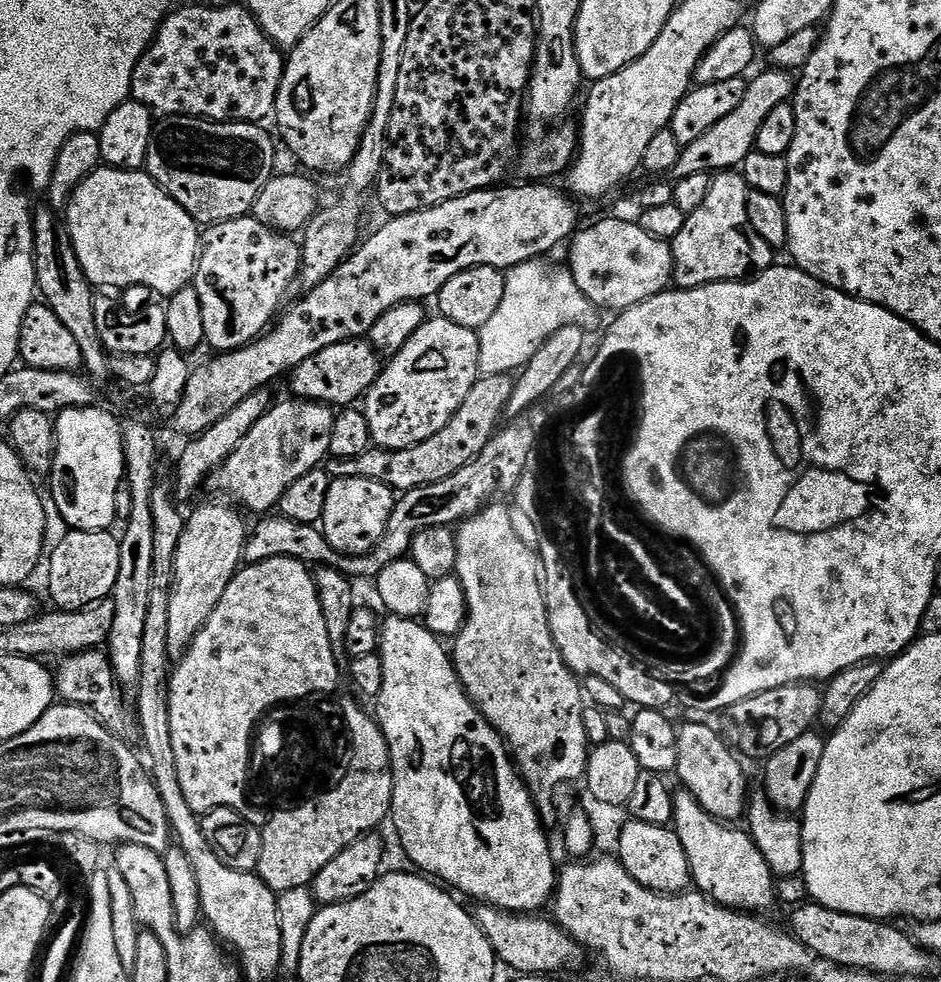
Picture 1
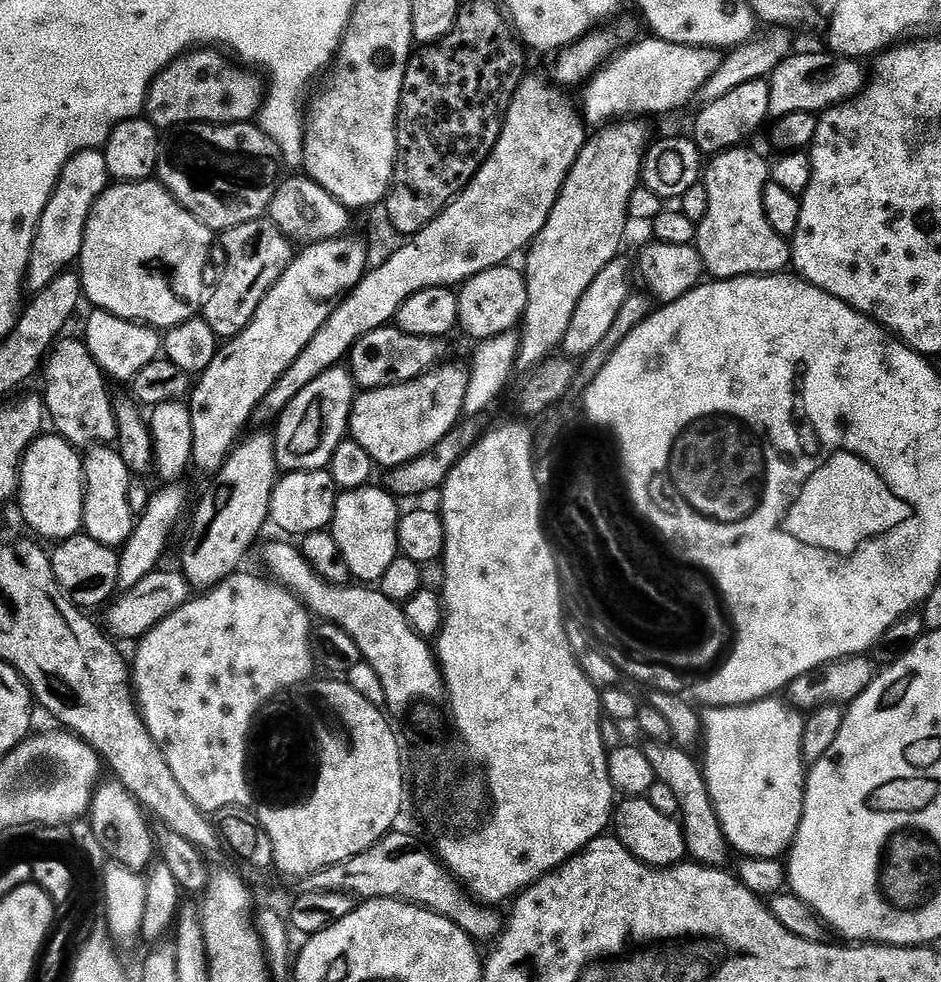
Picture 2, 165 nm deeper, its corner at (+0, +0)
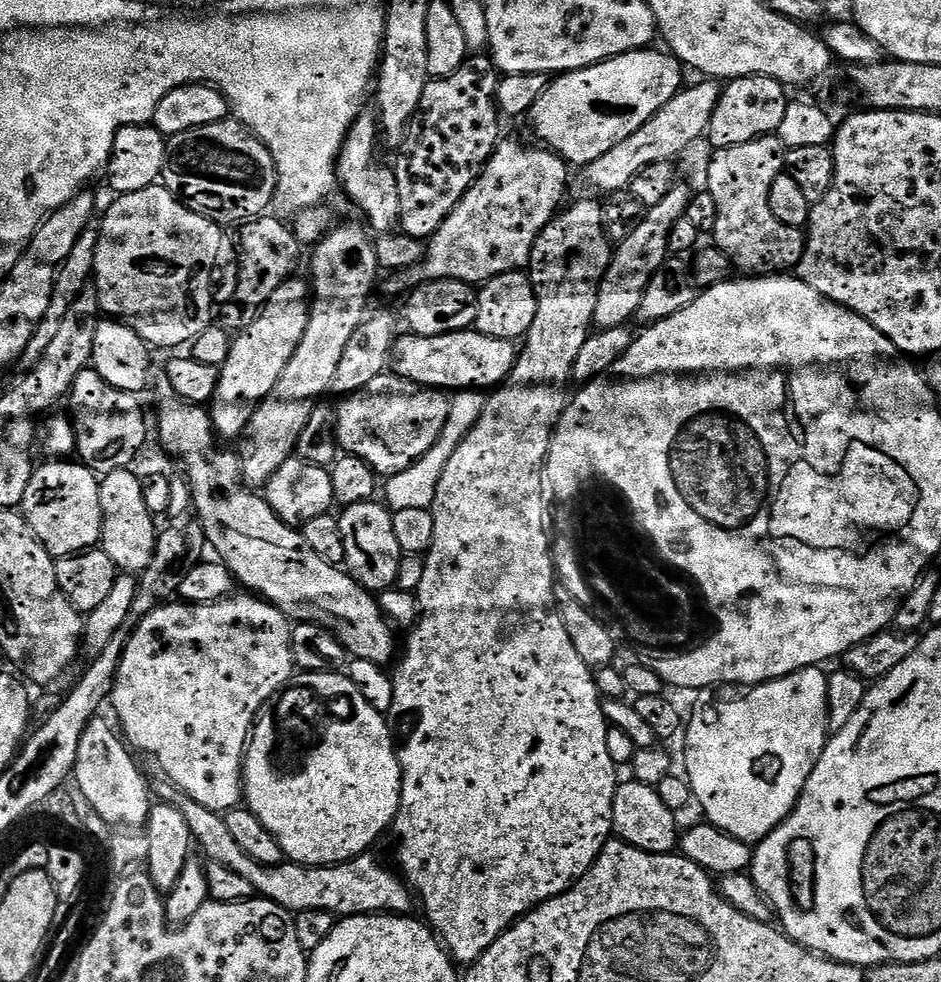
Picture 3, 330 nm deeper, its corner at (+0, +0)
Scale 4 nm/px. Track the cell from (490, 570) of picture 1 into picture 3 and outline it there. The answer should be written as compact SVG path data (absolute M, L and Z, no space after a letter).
M598 199L580 200L577 204L570 204L542 230L542 234L534 242L527 271L532 277L538 310L534 314L534 323L524 335L522 347L508 379L487 397L477 424L462 438L461 445L451 455L450 462L447 462L442 472L441 481L438 482L437 493L430 509L434 518L434 542L424 556L422 582L418 589L420 619L417 620L415 628L407 633L408 645L405 648L403 645L402 655L399 657L400 665L398 660L392 678L394 702L390 720L398 737L400 769L404 775L400 812L394 821L394 833L396 832L397 838L400 839L400 864L404 867L402 876L413 893L418 894L418 904L419 907L420 904L424 907L422 916L428 927L436 933L440 943L447 948L448 955L460 966L475 964L476 959L511 924L531 912L537 904L561 896L567 888L579 882L604 849L604 843L613 835L612 803L618 787L618 765L610 758L606 746L606 734L610 725L604 719L604 706L596 688L593 669L588 668L578 655L578 650L574 650L574 642L570 642L570 634L566 634L566 626L562 626L560 613L554 607L554 585L558 577L552 562L552 545L544 530L550 520L543 502L543 468L552 441L552 431L559 424L560 415L568 407L570 392L567 392L567 388L572 380L574 361L593 327L598 290L614 251L613 241L608 239L608 231L604 228L603 203Z

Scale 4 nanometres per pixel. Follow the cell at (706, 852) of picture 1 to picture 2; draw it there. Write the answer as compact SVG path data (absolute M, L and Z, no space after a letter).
M675 743L643 745L646 758L650 758L650 766L654 766L654 774L658 780L666 782L674 794L678 794L680 807L679 821L684 829L684 841L688 847L688 856L697 864L709 866L727 865L730 845L724 837L722 826L718 822L718 814L712 805L708 793L708 784L704 781L704 770L699 759L692 757L691 751L685 750Z

